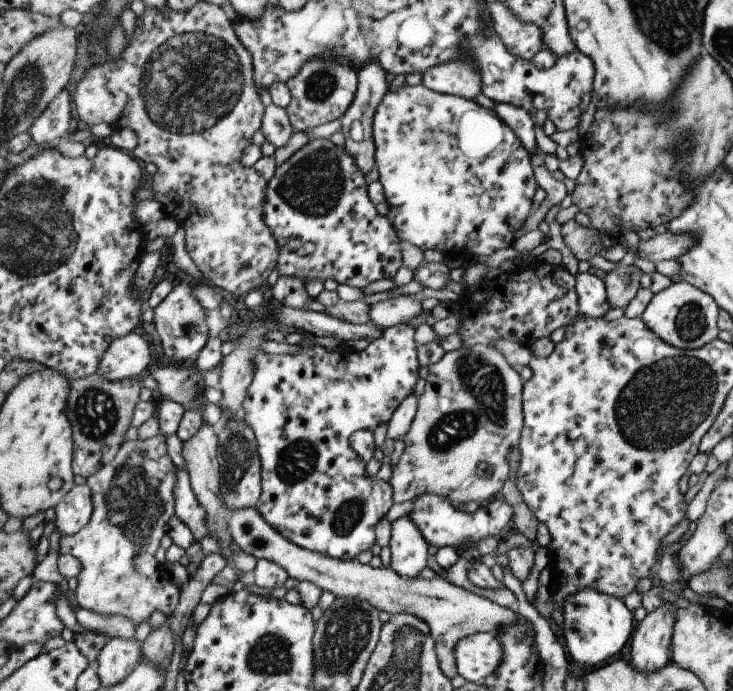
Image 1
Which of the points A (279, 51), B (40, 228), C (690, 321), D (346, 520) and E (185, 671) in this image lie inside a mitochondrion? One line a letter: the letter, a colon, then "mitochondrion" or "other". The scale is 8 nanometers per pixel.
A: mitochondrion
B: mitochondrion
C: mitochondrion
D: mitochondrion
E: other

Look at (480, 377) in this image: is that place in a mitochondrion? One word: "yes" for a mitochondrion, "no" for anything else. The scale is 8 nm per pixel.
yes

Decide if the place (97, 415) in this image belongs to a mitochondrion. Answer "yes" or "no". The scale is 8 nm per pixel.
yes

